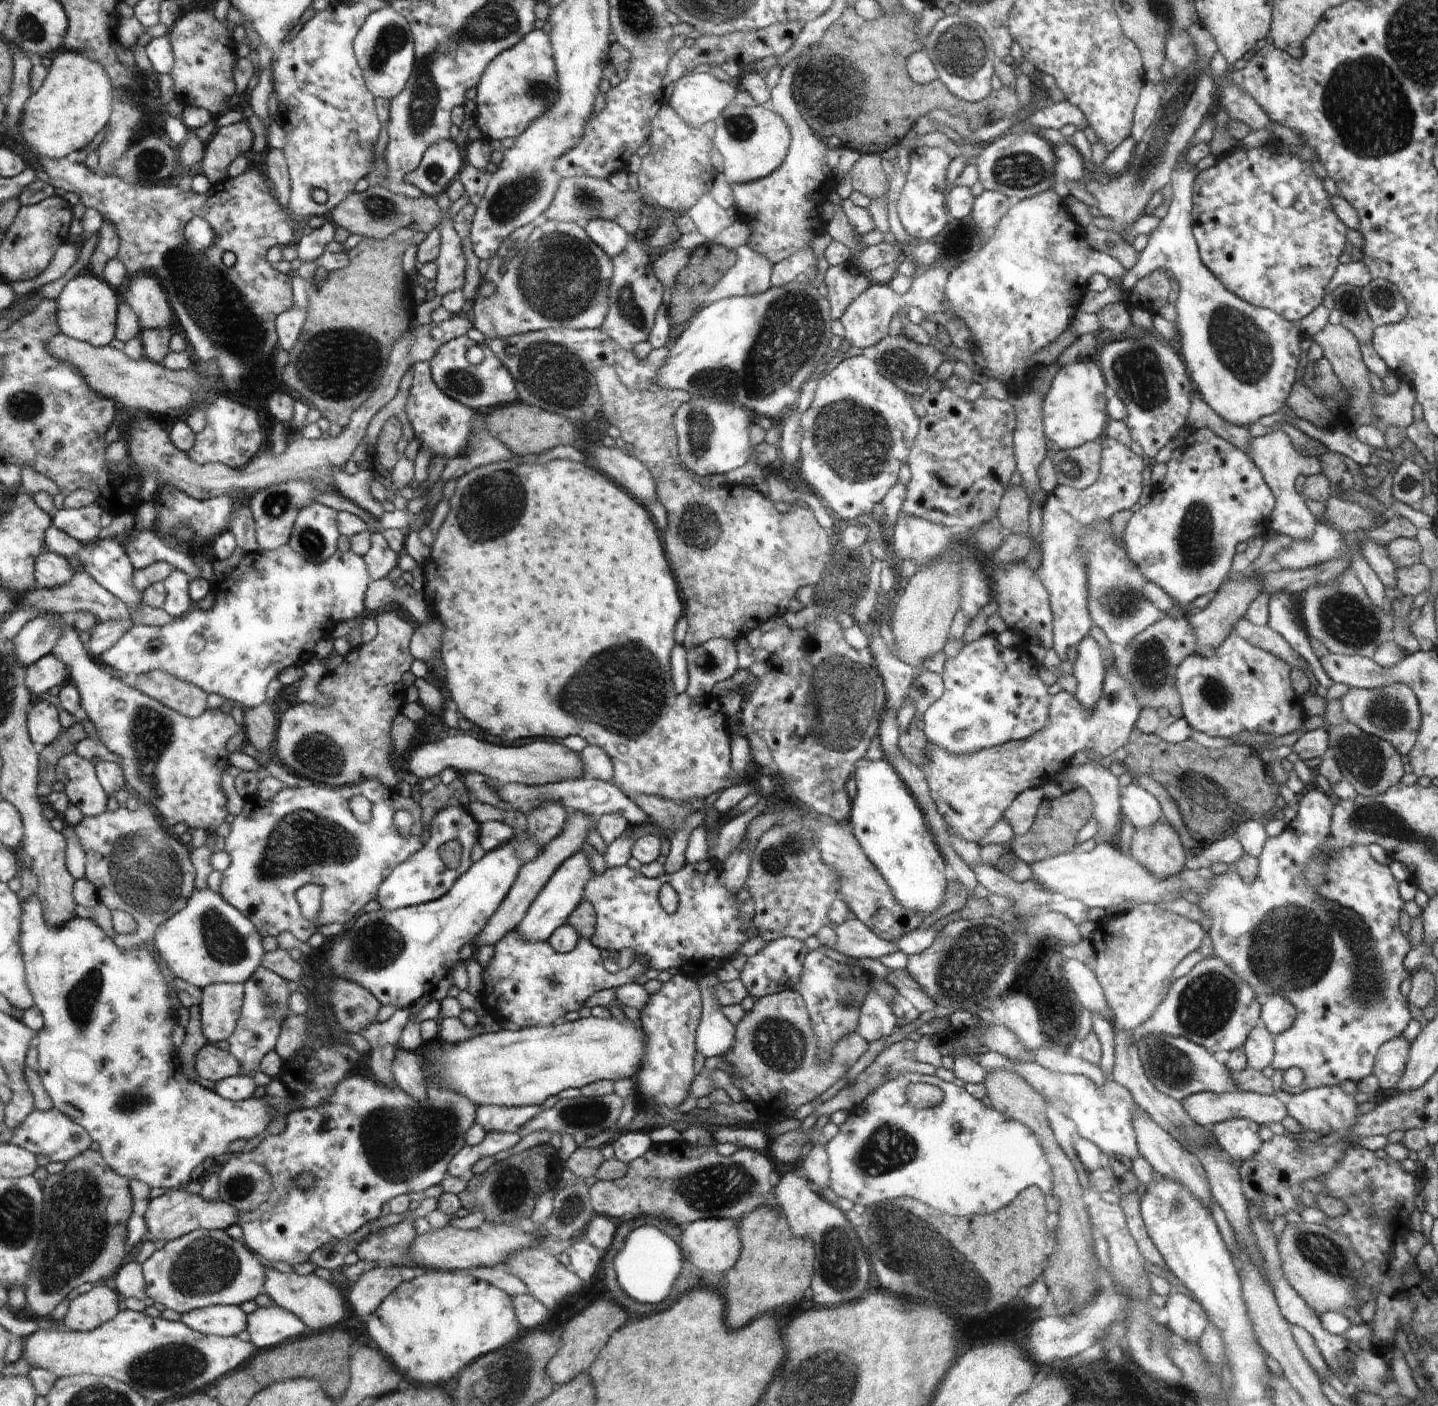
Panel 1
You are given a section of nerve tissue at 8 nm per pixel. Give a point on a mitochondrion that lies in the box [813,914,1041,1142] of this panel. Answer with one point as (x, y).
(968, 966)

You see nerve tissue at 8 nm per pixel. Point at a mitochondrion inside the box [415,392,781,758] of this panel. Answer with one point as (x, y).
(636, 702)

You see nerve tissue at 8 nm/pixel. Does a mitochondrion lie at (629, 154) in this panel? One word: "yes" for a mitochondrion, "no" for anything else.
no

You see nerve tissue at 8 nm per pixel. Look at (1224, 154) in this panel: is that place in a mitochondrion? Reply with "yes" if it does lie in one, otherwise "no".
no

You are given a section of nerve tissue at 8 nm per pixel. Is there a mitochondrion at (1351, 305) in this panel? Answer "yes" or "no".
yes

